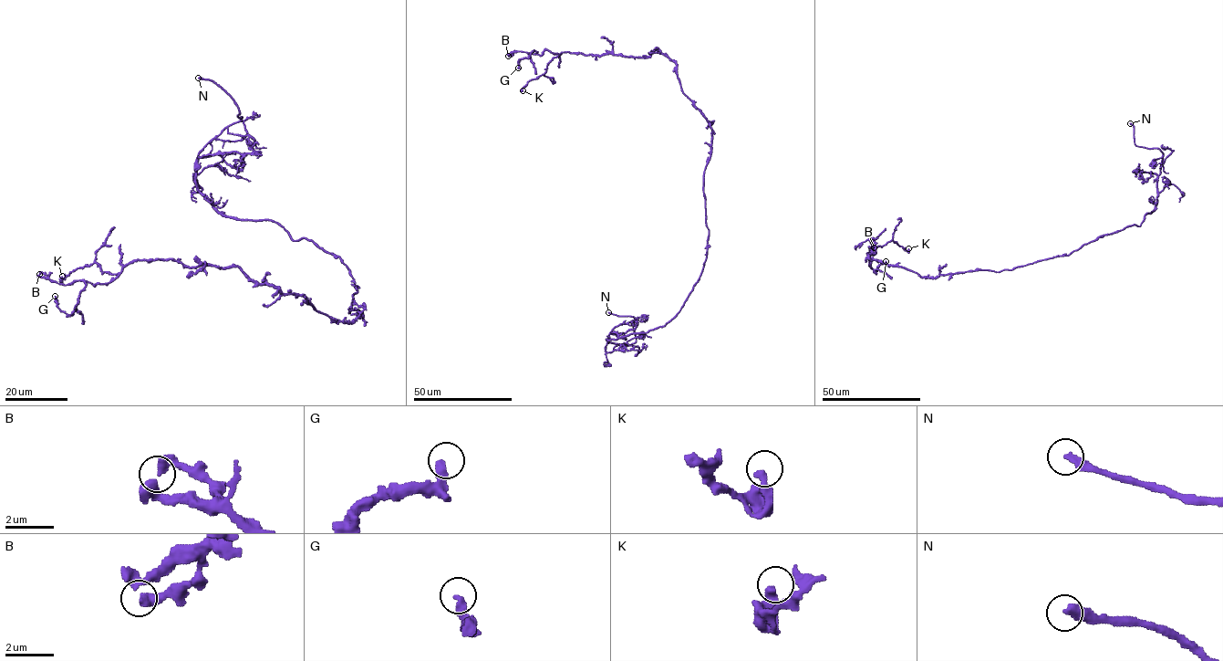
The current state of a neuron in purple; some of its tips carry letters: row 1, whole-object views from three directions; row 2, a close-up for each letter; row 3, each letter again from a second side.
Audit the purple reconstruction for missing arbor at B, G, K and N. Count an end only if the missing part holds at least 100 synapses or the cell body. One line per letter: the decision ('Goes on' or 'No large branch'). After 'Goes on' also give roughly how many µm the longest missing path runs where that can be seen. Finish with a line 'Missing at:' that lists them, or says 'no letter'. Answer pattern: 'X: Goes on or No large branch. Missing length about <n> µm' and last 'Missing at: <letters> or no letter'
B: No large branch
G: No large branch
K: No large branch
N: Goes on. Missing length about 5 µm
Missing at: N

